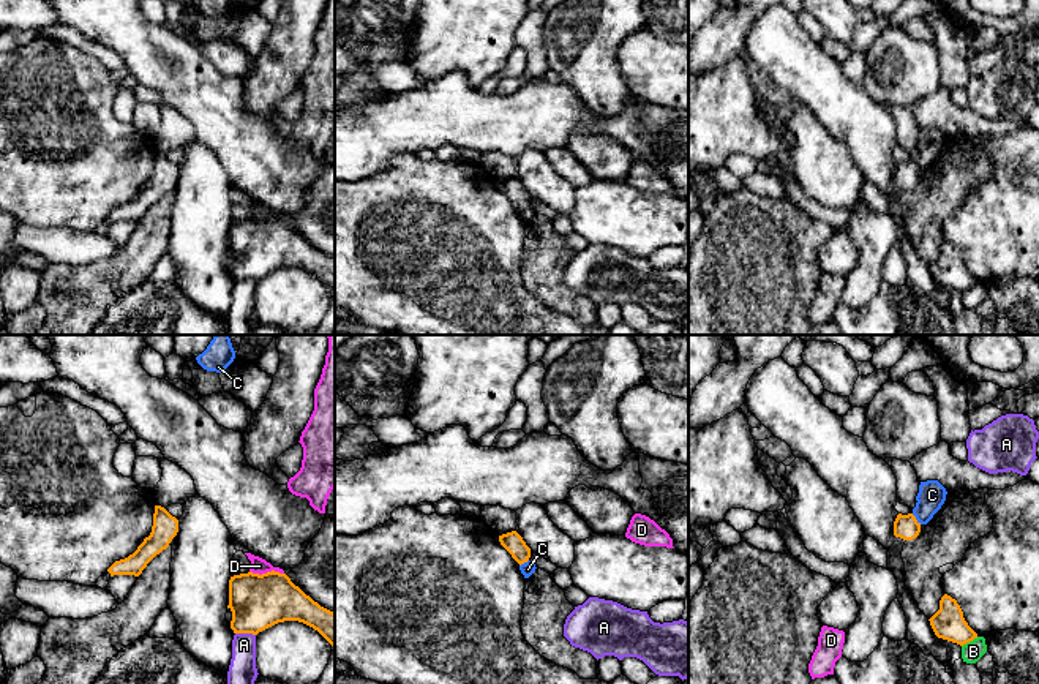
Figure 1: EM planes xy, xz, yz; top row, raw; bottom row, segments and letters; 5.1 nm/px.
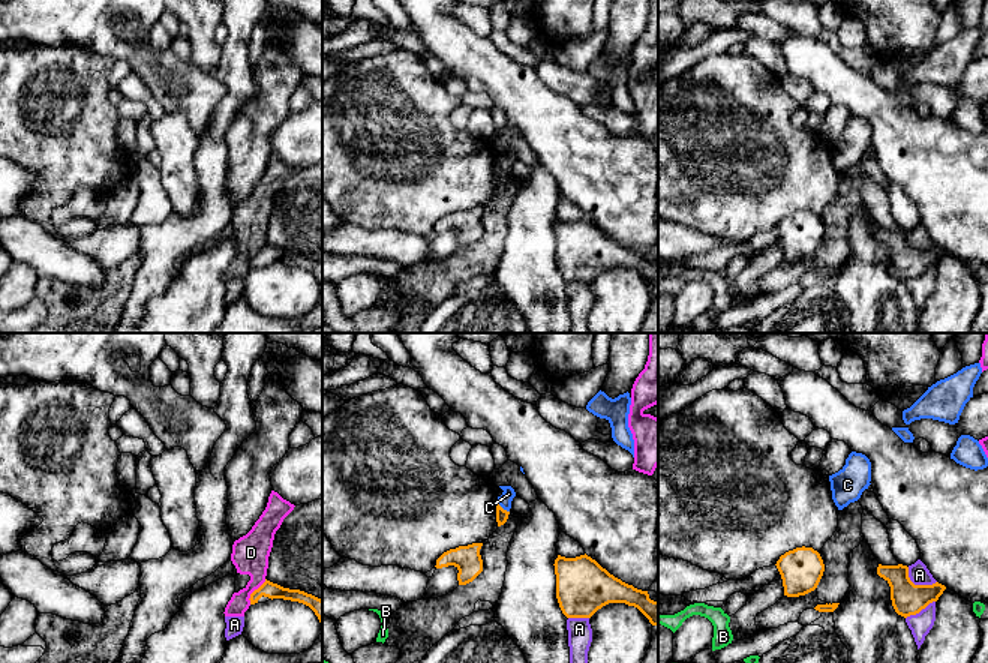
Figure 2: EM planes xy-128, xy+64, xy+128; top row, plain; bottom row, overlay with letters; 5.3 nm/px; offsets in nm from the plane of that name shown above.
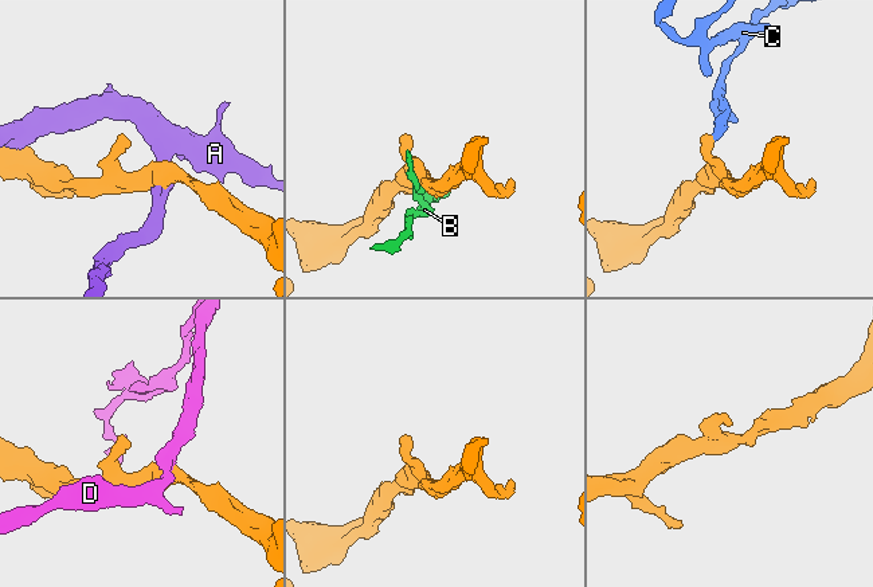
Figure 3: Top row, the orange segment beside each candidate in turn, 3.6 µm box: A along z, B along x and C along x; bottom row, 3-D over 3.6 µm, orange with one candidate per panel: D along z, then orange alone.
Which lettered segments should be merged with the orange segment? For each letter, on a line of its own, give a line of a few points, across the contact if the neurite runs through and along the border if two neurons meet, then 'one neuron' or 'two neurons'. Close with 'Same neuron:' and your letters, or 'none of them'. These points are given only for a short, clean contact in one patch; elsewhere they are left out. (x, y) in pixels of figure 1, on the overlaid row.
A: two neurons
B: line yz (978, 637), (962, 646); two neurons
C: two neurons
D: line xy (250, 571), (259, 574), (278, 571), (283, 574); two neurons
Same neuron: none of them

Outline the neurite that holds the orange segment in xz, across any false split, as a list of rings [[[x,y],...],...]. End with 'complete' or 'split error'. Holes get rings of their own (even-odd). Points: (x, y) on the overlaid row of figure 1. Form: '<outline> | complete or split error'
[[[516,531],[499,536],[499,542],[520,566],[529,561],[531,548]]] | complete

